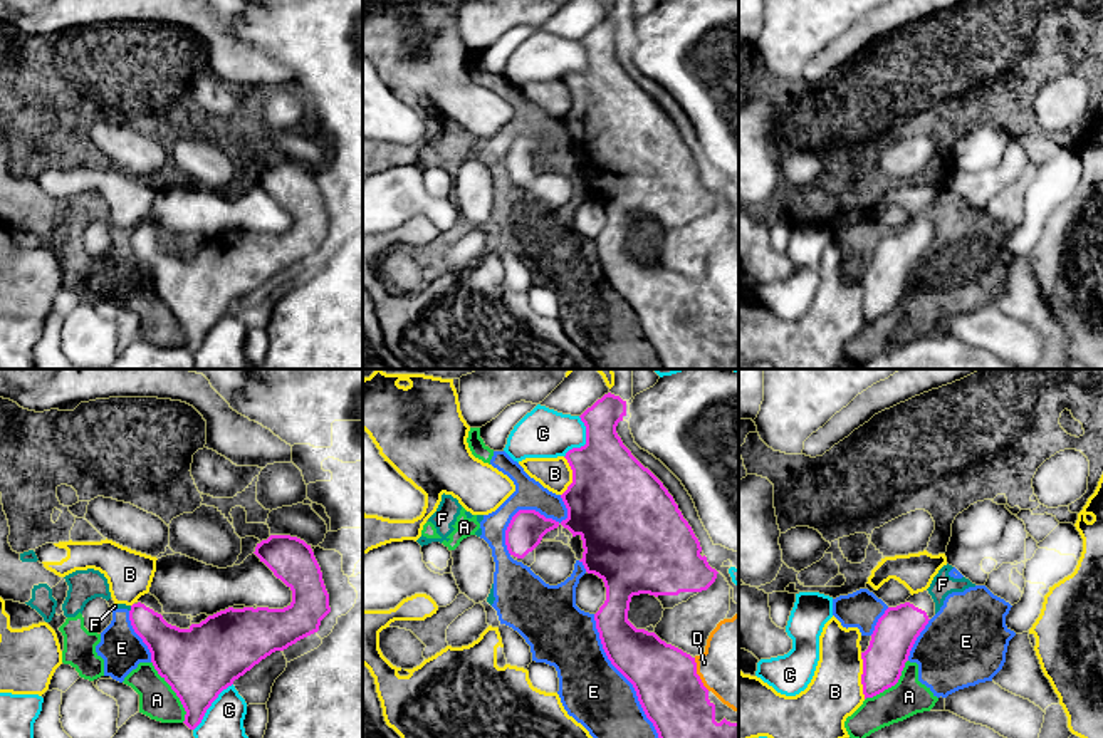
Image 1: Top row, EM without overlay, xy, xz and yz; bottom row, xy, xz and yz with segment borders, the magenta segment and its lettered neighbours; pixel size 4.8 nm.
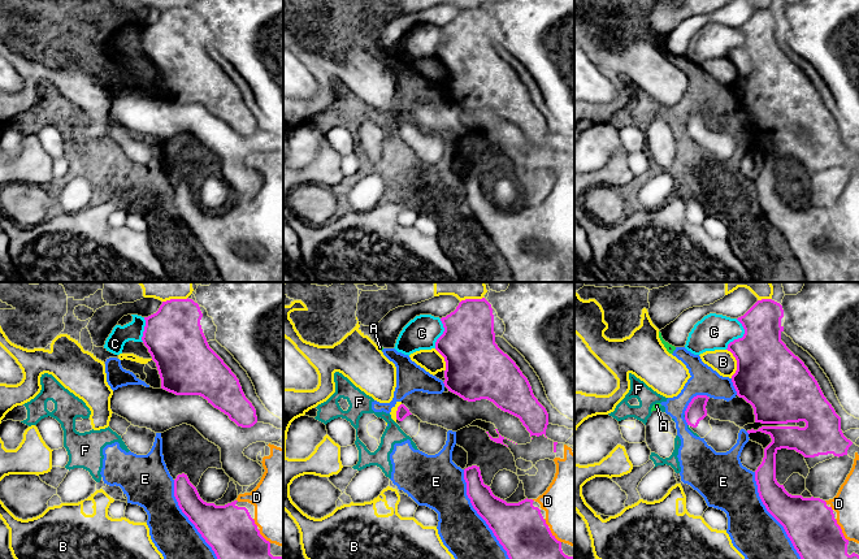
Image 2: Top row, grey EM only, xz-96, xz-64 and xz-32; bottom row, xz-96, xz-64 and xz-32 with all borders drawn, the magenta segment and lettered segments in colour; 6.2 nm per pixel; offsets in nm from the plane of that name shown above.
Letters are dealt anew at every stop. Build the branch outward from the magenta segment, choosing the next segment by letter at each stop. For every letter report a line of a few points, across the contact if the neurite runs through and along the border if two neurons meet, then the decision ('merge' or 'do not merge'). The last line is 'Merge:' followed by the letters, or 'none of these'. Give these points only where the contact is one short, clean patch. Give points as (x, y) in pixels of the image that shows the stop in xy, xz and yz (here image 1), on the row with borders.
A: do not merge
B: merge
C: do not merge
D: merge
E: do not merge
F: xy (131, 606), (130, 611) | do not merge
Merge: B, D

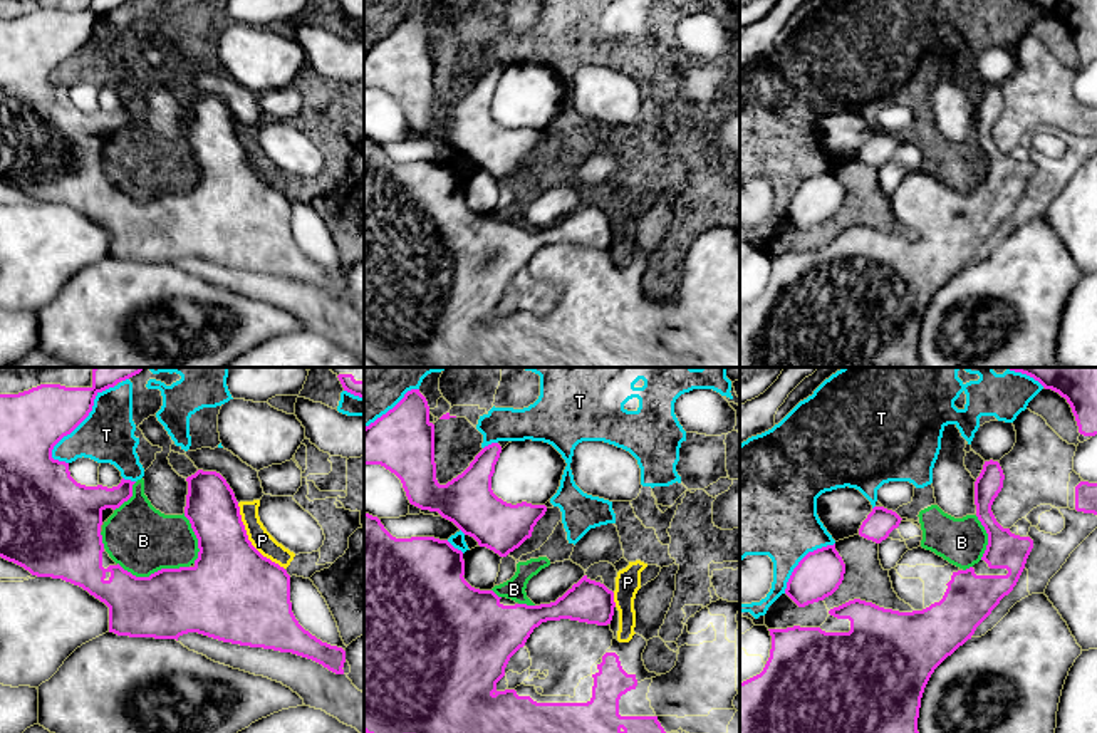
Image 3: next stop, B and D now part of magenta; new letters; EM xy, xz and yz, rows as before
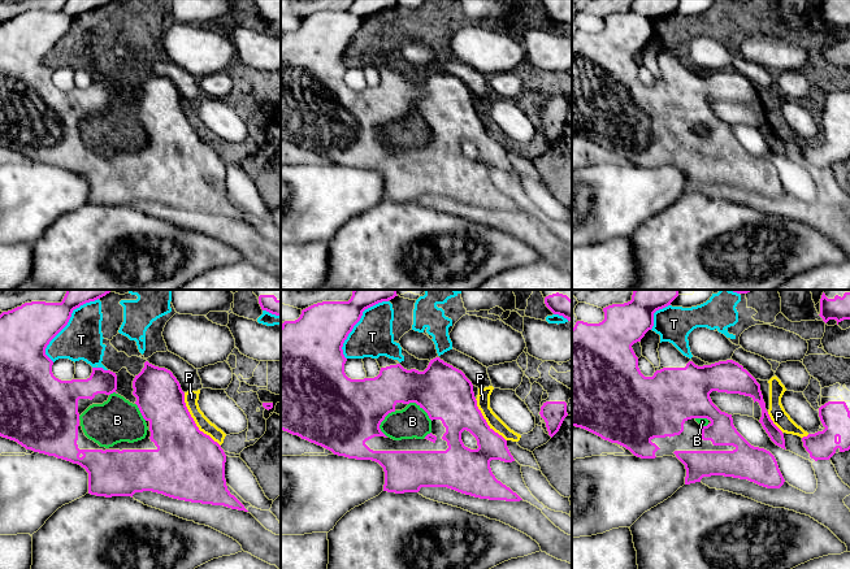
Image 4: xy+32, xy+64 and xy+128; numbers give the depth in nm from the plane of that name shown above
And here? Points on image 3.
B: do not merge
P: do not merge
T: do not merge
Merge: none of these

